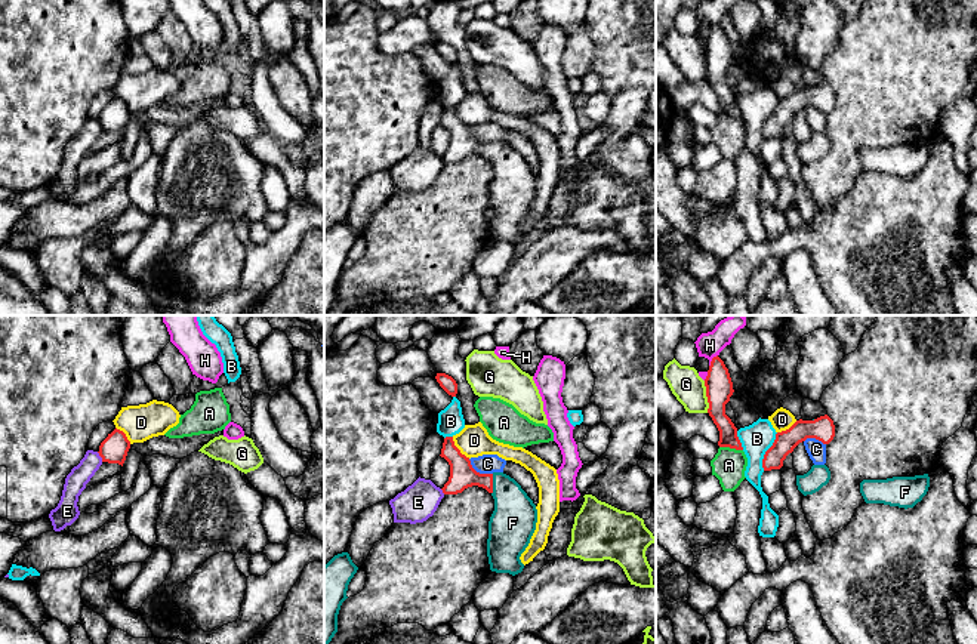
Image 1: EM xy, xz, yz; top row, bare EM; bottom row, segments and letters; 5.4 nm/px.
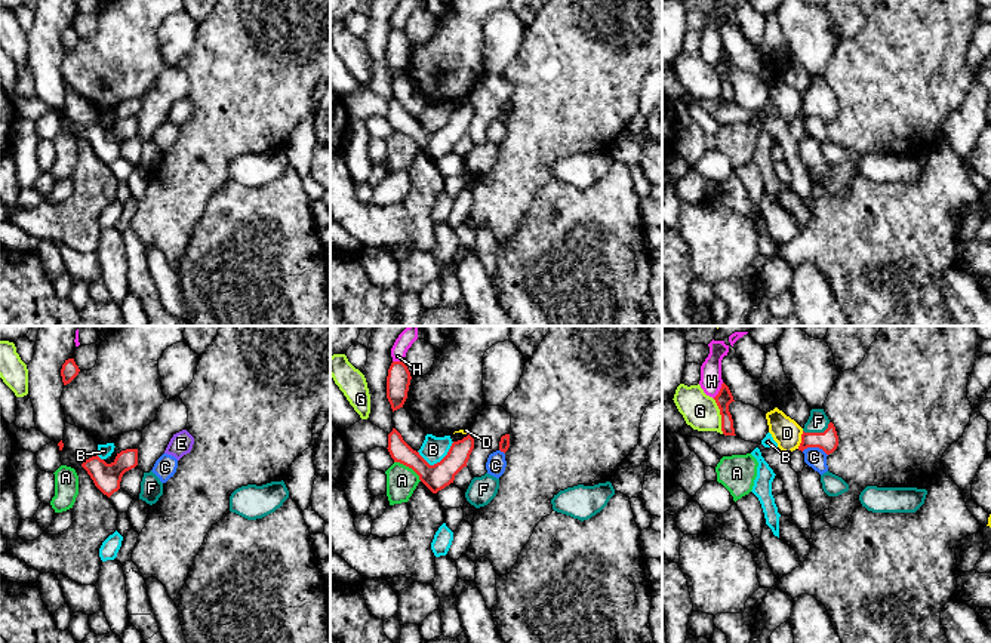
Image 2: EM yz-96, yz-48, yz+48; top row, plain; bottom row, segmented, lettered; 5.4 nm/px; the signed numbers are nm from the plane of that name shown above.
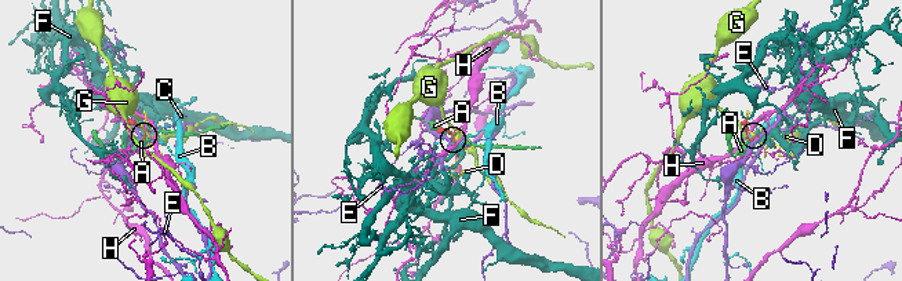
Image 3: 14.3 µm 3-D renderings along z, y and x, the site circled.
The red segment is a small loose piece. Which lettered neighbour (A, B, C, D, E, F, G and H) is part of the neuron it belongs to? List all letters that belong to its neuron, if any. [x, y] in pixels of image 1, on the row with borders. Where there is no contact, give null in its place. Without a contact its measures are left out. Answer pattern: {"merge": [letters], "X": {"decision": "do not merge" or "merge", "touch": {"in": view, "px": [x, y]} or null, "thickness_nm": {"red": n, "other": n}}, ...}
{"merge": ["F"], "A": {"decision": "do not merge", "touch": {"in": "yz", "px": [732, 447]}, "thickness_nm": {"red": 100, "other": 190}}, "B": {"decision": "do not merge", "touch": {"in": "yz", "px": [766, 452]}, "thickness_nm": {"red": 120, "other": 170}}, "C": {"decision": "do not merge", "touch": {"in": "xz", "px": [478, 473]}, "thickness_nm": {"red": 140, "other": 110}}, "D": {"decision": "do not merge", "touch": {"in": "xz", "px": [458, 449]}, "thickness_nm": {"red": 140, "other": 170}}, "E": {"decision": "do not merge", "touch": {"in": "xy", "px": [99, 455]}, "thickness_nm": {"red": 150, "other": 120}}, "F": {"decision": "merge", "touch": {"in": "xz", "px": [492, 484]}, "thickness_nm": {"red": 140, "other": 260}}, "G": {"decision": "do not merge", "touch": {"in": "yz", "px": [706, 396]}, "thickness_nm": {"red": 150, "other": 170}}, "H": {"decision": "do not merge", "touch": {"in": "yz", "px": [712, 360]}, "thickness_nm": {"red": 150, "other": 140}}}

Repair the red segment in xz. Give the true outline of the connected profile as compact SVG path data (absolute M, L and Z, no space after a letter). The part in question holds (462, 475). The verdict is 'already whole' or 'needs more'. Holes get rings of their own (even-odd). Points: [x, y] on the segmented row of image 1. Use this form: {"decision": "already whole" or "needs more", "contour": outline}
{"decision": "needs more", "contour": "M446 437L441 457L450 465L449 481L441 489L444 494L457 494L478 486L494 499L494 511L488 521L487 557L490 570L509 573L523 571L520 557L536 530L537 509L521 486L503 472L480 474L469 457L454 446L453 437Z"}

